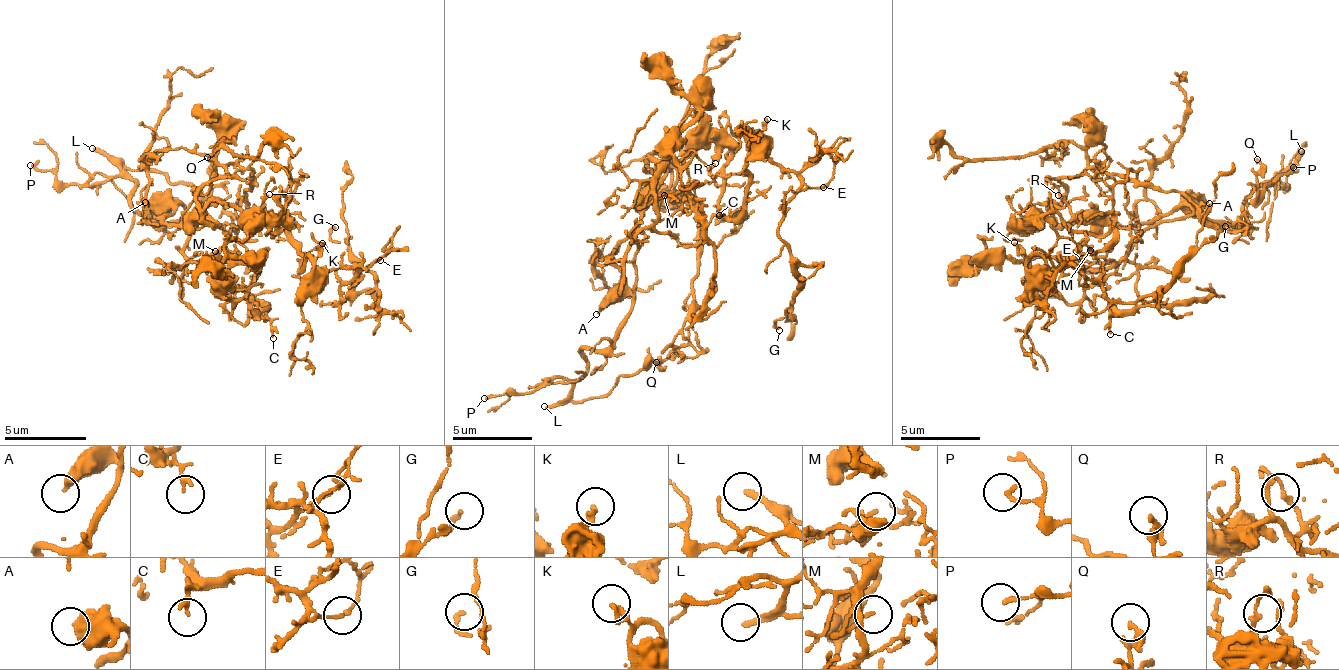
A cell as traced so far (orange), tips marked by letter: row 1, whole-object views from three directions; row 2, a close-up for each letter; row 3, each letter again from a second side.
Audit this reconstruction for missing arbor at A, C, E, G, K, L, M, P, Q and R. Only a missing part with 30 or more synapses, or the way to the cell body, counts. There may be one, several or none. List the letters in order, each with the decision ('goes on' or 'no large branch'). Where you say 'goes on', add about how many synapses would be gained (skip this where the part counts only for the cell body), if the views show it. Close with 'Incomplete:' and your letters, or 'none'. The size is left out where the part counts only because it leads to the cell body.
A: no large branch
C: no large branch
E: no large branch
G: no large branch
K: no large branch
L: goes on | 300 syn
M: no large branch
P: no large branch
Q: no large branch
R: no large branch
Incomplete: L

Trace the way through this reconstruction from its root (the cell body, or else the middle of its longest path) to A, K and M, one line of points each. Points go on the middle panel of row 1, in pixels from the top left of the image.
A: (664, 151), (652, 159), (648, 211), (640, 226), (616, 250), (616, 266), (624, 282), (596, 314)
K: (664, 151), (671, 159), (707, 151), (723, 179), (719, 211), (735, 219), (747, 203), (747, 151), (767, 119)
M: (664, 151), (652, 159), (648, 211), (616, 250), (632, 294), (636, 242), (656, 215), (648, 207), (664, 195)

